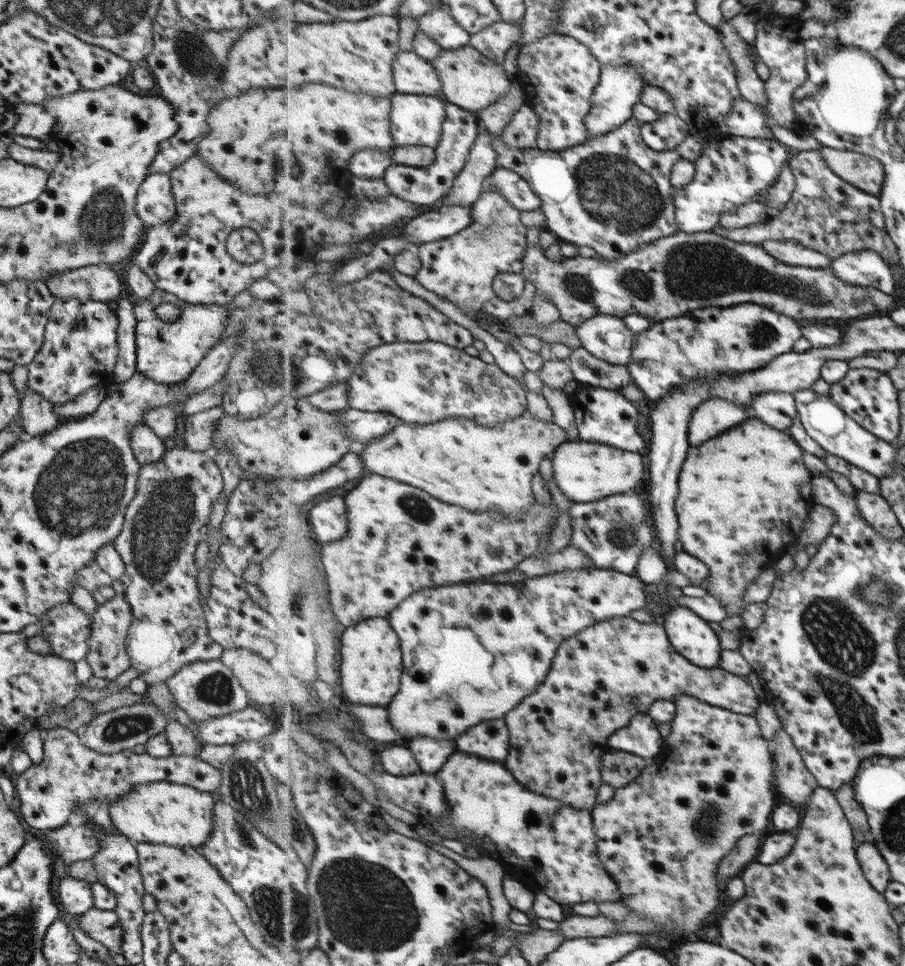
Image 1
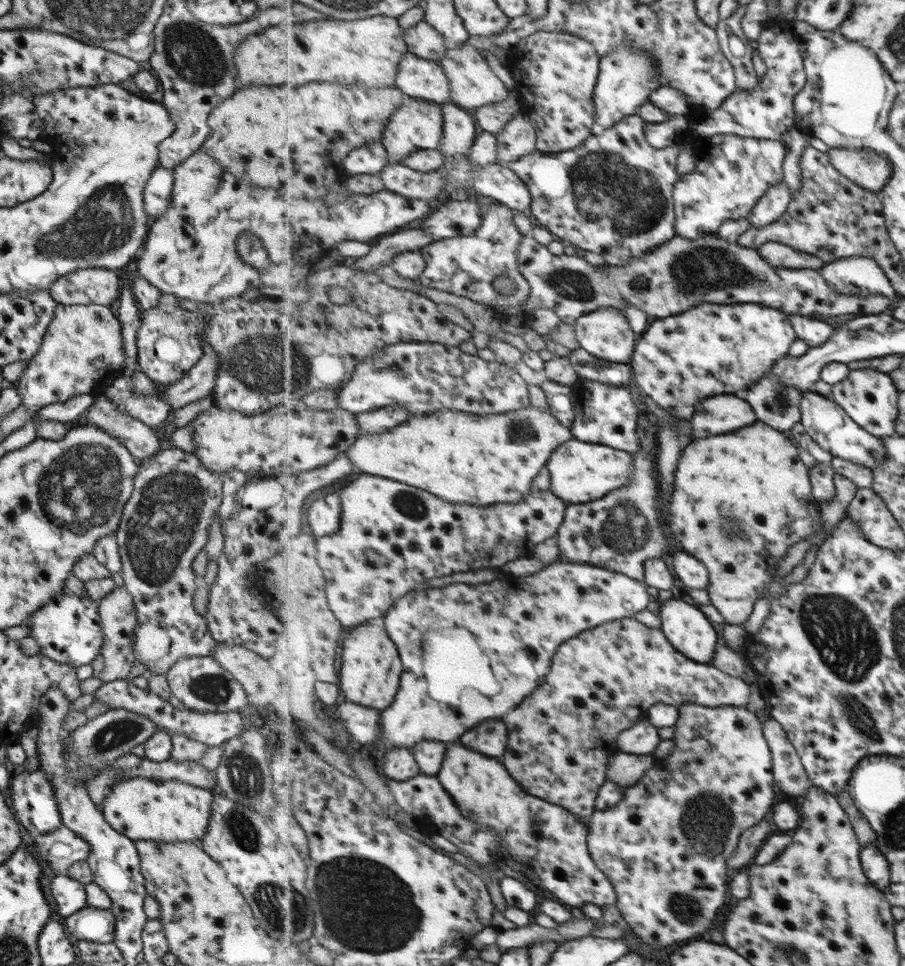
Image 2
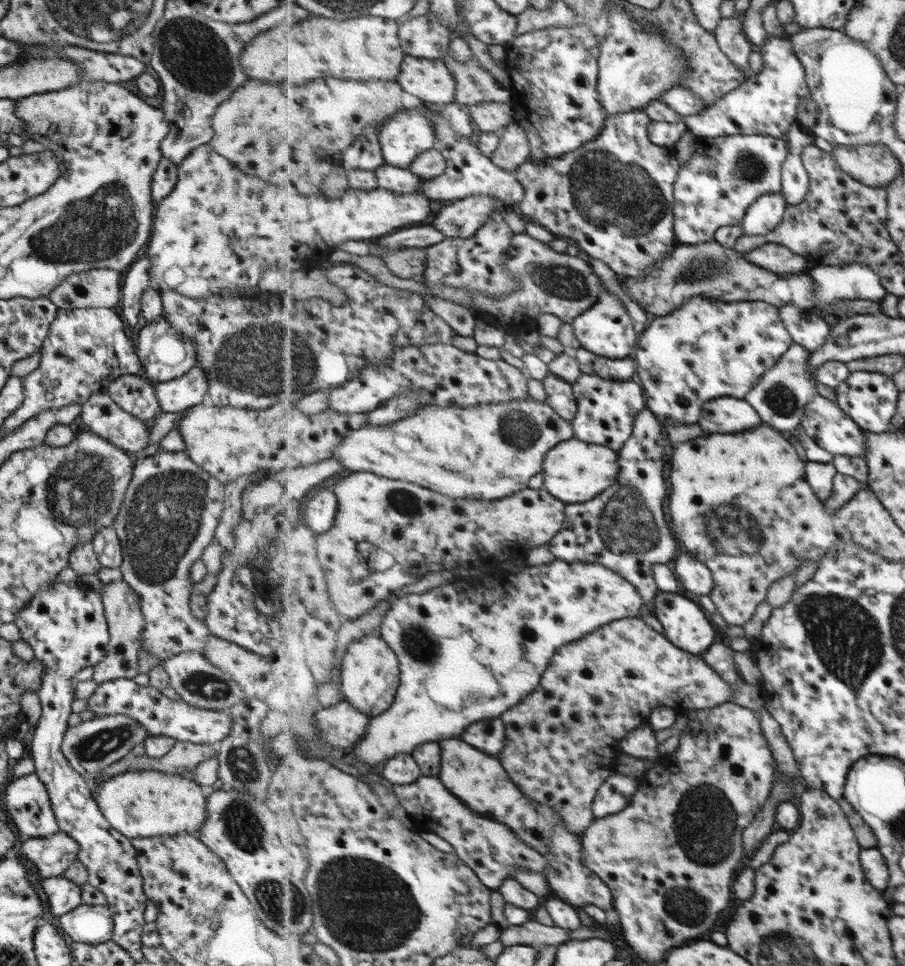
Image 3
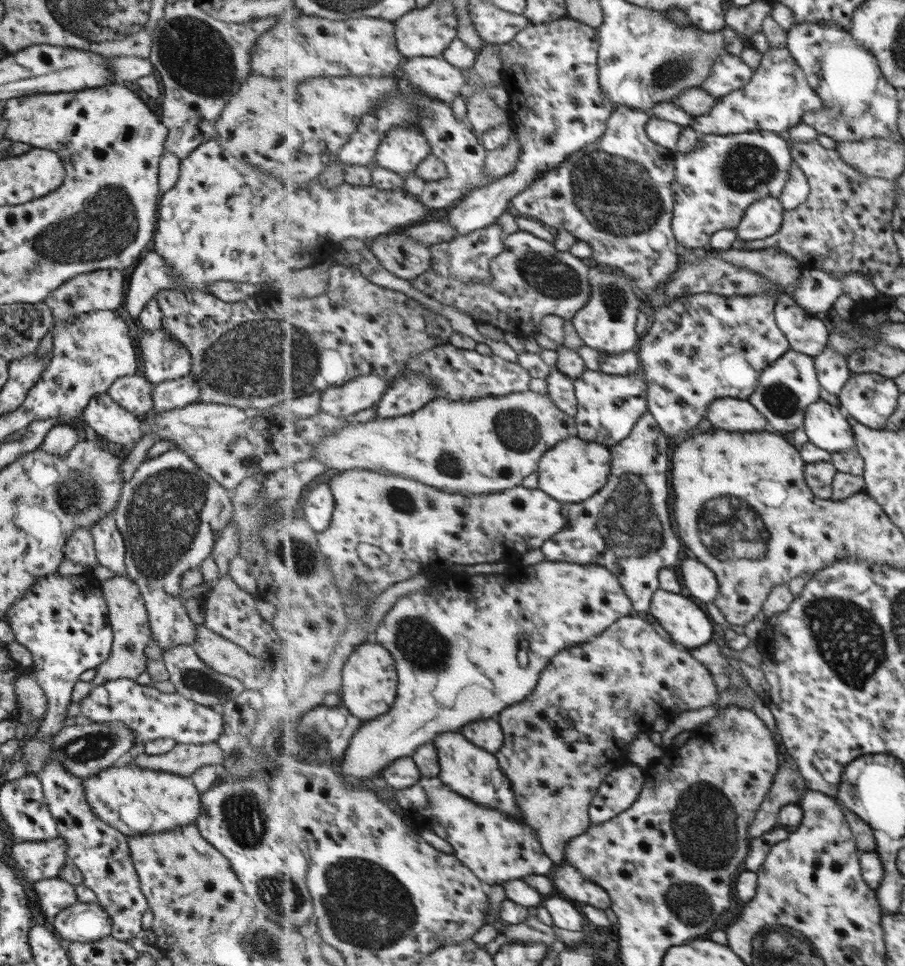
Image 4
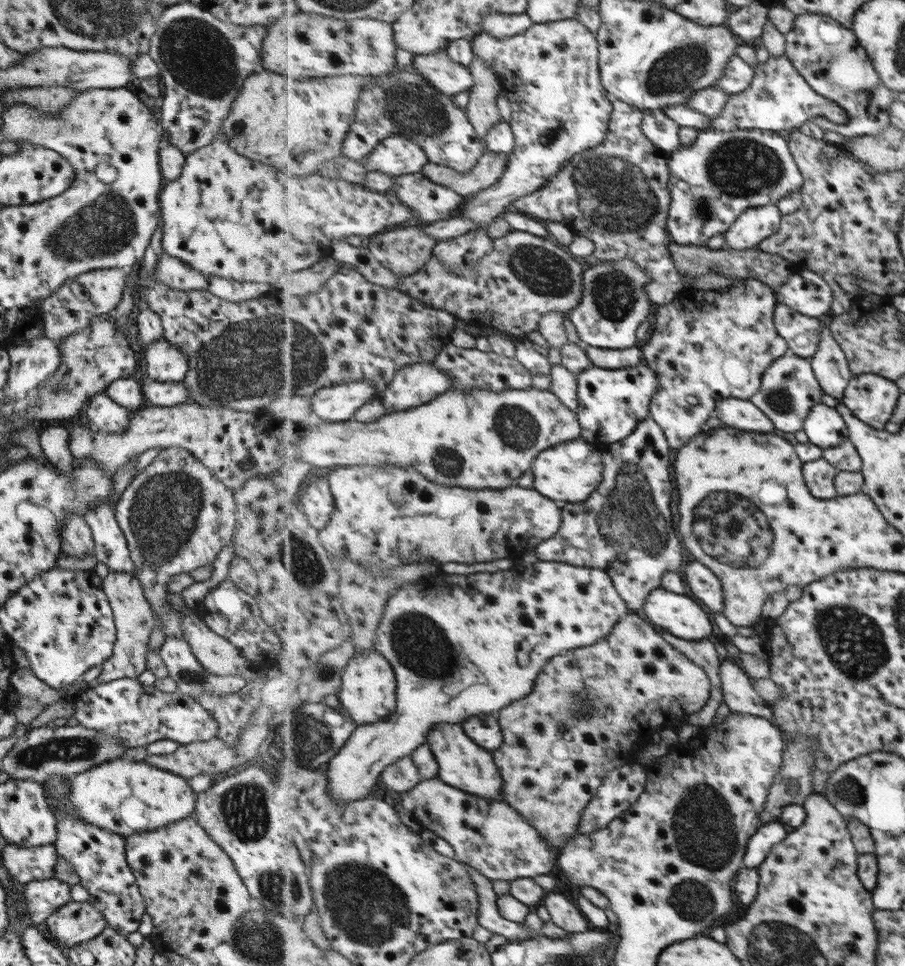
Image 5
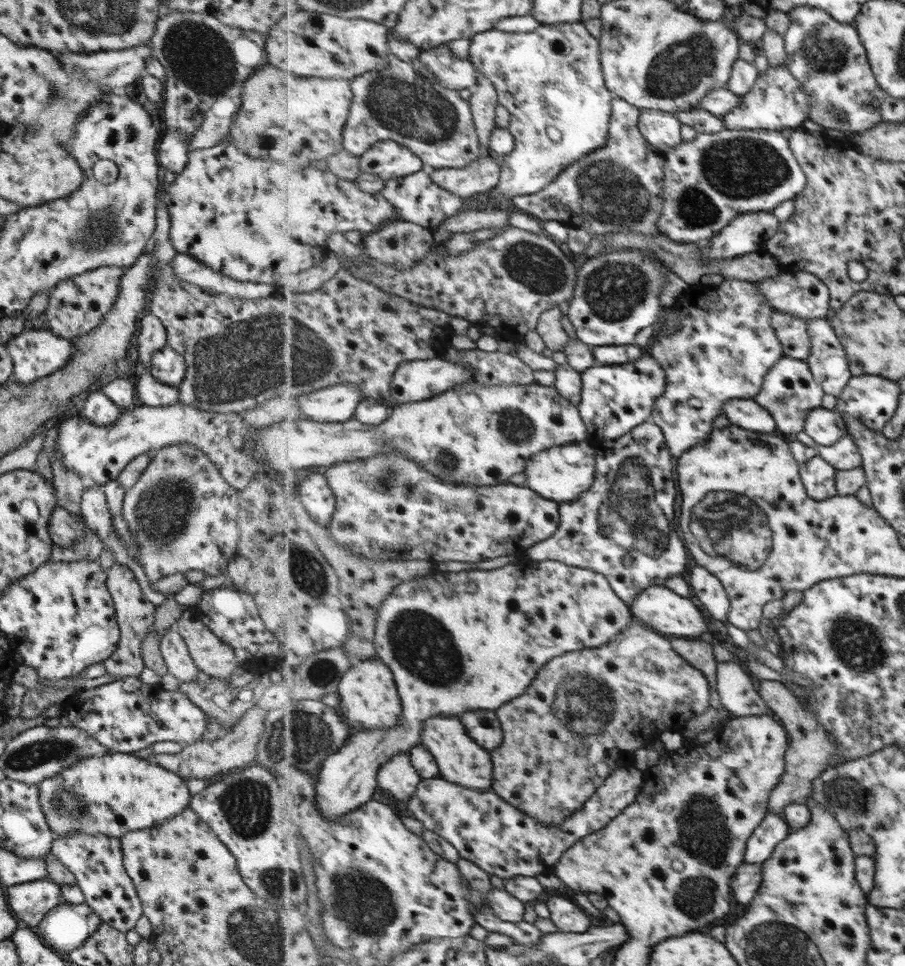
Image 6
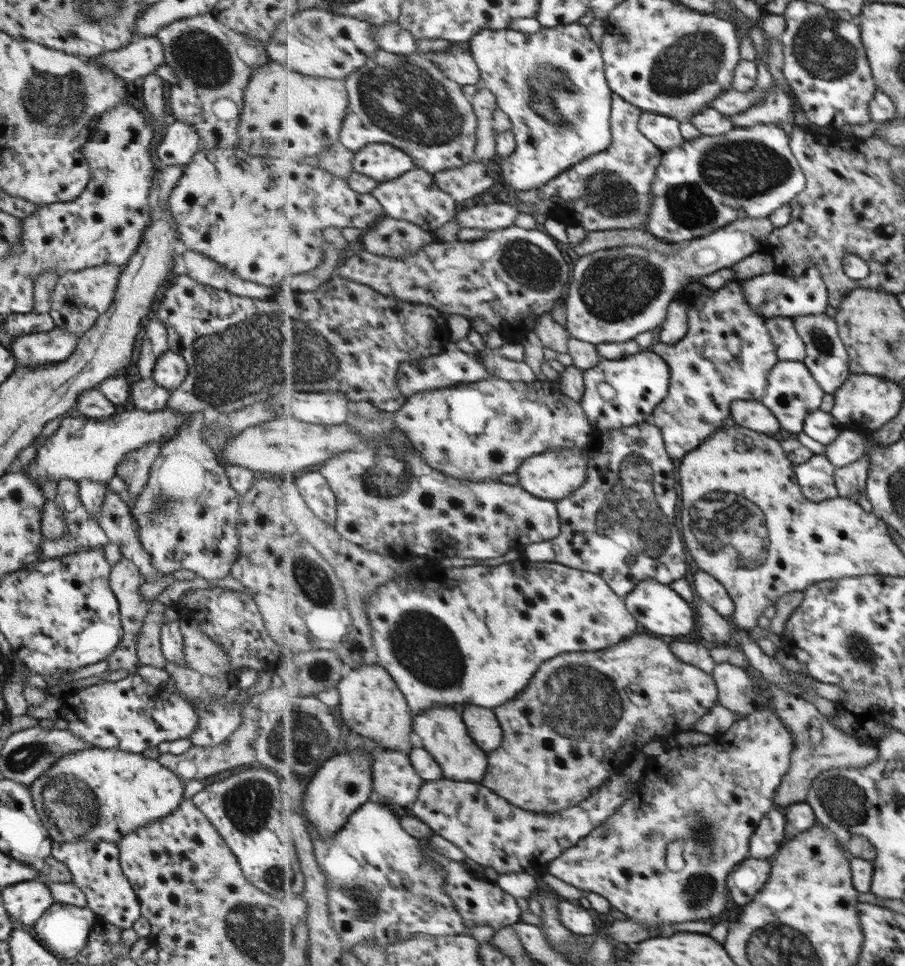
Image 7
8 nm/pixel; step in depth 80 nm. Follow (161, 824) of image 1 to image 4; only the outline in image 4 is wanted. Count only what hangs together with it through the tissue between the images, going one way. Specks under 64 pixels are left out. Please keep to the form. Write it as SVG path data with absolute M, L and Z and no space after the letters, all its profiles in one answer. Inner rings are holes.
M123 765L100 770L82 779L87 806L95 818L126 838L151 835L194 823L199 815L200 794L190 777Z

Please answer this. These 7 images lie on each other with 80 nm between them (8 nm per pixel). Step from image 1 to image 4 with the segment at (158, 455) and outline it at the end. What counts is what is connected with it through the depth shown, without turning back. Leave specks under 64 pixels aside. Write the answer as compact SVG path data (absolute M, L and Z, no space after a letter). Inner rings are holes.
M106 393L95 394L82 410L82 420L109 442L133 445L142 437L141 419L121 409Z

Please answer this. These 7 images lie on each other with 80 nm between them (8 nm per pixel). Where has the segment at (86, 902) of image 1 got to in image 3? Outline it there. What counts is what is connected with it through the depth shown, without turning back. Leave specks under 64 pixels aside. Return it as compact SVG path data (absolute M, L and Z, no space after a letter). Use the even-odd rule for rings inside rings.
M60 876L43 879L40 886L47 896L47 906L49 906L51 914L56 917L71 912L83 904L79 897L80 886L73 884L67 878Z

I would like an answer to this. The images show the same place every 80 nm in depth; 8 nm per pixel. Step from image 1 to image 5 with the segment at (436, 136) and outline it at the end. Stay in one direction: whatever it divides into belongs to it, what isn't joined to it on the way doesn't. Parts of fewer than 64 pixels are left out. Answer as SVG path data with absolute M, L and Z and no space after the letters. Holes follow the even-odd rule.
M391 135L384 141L381 141L376 149L363 160L363 164L369 171L381 171L388 175L406 175L413 173L422 173L423 167L430 161L426 150L413 139L407 138L405 135Z

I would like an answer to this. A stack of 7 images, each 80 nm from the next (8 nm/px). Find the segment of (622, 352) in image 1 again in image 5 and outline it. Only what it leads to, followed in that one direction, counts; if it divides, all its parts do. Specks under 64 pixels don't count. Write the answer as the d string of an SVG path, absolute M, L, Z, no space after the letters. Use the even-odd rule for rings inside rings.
M628 258L623 260L603 260L589 266L584 273L584 297L571 312L573 322L582 344L596 348L622 350L639 346L635 331L655 314L654 304L646 291L650 276Z

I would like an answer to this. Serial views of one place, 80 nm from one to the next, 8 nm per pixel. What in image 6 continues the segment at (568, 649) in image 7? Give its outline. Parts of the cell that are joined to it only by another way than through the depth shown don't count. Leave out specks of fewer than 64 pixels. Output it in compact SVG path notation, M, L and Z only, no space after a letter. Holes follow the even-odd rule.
M531 561L525 563L513 562L503 568L479 568L477 570L456 572L452 568L443 572L435 568L427 576L417 576L393 589L393 592L385 599L377 613L377 628L375 648L377 658L381 659L394 671L394 677L398 685L399 694L402 697L403 714L402 724L395 729L362 730L362 732L351 734L349 742L337 751L337 754L328 756L322 764L322 769L318 775L316 786L316 804L319 806L319 814L327 818L327 822L341 822L351 811L361 809L365 803L371 801L373 792L377 790L378 772L396 754L402 752L409 753L412 748L417 747L419 740L422 740L424 722L433 716L457 716L463 712L475 712L475 710L497 711L515 698L523 696L531 682L537 678L538 672L555 656L563 656L565 653L580 651L583 649L599 648L614 640L622 630L630 627L635 620L631 606L628 605L611 586L610 579L595 570L569 566L567 563L559 561Z

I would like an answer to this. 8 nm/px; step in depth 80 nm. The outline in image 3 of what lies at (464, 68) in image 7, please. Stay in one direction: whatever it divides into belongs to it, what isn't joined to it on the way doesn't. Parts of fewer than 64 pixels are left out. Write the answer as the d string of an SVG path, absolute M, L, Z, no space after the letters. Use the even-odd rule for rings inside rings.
M405 55L397 78L402 89L423 103L442 107L456 101L456 80L442 59Z

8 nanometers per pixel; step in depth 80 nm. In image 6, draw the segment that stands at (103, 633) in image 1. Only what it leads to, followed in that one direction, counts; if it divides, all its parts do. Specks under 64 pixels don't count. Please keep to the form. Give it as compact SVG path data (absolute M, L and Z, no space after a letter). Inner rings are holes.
M113 564L105 573L106 589L110 594L111 603L113 603L115 610L114 617L119 629L119 638L116 649L101 663L109 676L117 676L117 678L137 677L144 667L140 655L141 643L152 628L155 607L141 593L138 582L130 568L122 564Z

